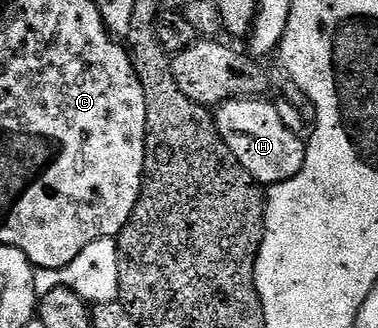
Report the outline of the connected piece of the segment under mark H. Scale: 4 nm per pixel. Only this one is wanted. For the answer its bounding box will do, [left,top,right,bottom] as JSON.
[215,97,306,185]

